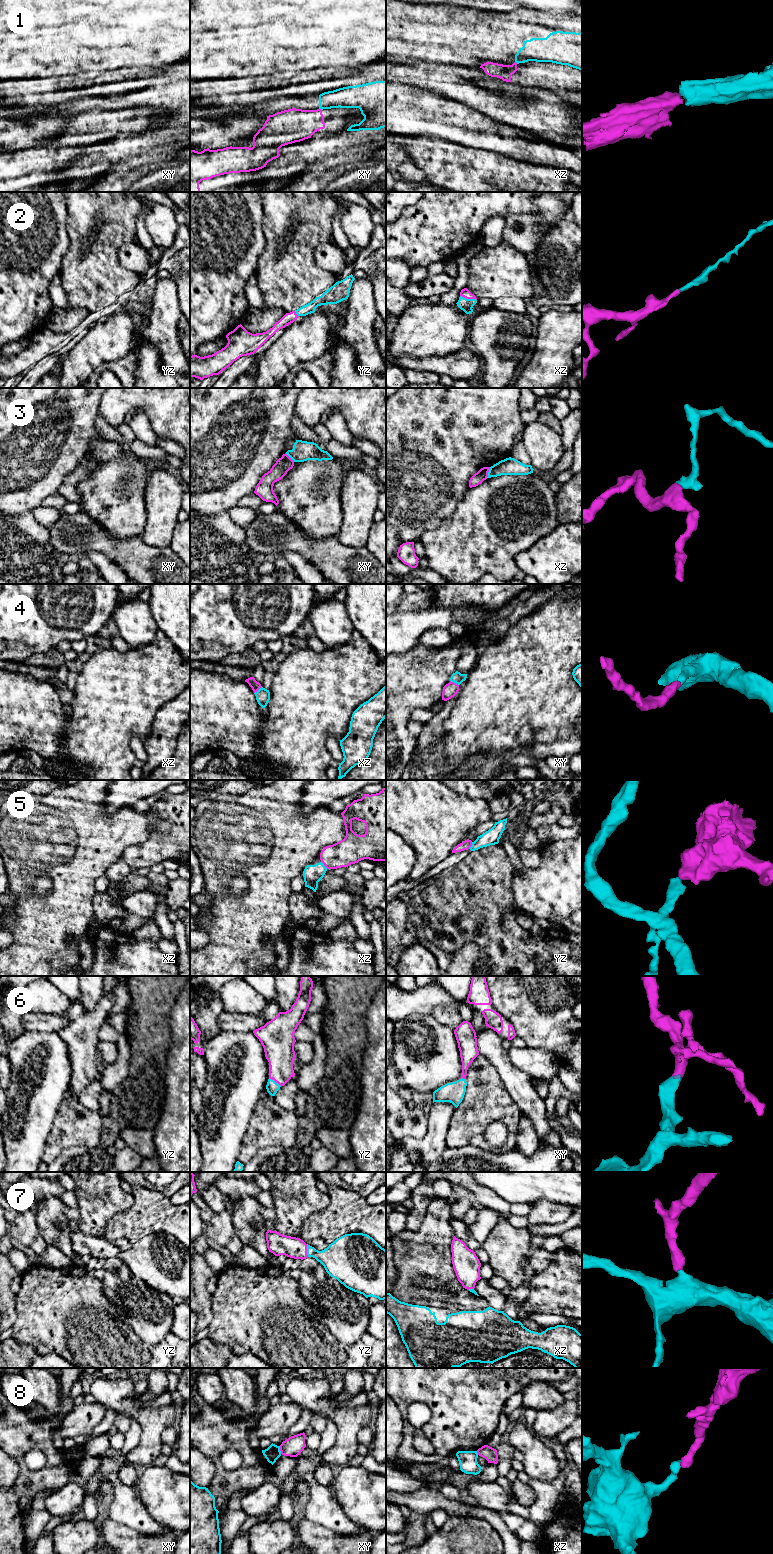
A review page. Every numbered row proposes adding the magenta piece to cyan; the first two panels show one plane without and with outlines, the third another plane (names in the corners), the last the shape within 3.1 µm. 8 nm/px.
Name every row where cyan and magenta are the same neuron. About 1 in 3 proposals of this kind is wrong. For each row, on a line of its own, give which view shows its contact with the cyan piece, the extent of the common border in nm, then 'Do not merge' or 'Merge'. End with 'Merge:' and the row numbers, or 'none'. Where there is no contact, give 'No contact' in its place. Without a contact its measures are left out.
1: Touches cyan in xy. Shared border 30 nm. Do not merge
2: Touches cyan in xz. Shared border 140 nm. Merge
3: Touches cyan in xz. Shared border 90 nm. Do not merge
4: Touches cyan in xy. Shared border 80 nm. Merge
5: Touches cyan in xz. Shared border 80 nm. Do not merge
6: Touches cyan in yz. Shared border 120 nm. Merge
7: Touches cyan in yz. Shared border 110 nm. Merge
8: Touches cyan in xy. Shared border 70 nm. Do not merge
Merge: 2, 4, 6, 7

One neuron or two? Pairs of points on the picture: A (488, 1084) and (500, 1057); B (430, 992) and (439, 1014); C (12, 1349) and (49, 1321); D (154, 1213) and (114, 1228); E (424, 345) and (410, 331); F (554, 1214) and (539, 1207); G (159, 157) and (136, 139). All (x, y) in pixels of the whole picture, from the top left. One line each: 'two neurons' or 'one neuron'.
A: two neurons
B: two neurons
C: two neurons
D: one neuron
E: one neuron
F: one neuron
G: two neurons

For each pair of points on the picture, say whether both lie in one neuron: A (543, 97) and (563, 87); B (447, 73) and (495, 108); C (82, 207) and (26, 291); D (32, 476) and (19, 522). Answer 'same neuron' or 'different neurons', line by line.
A: different neurons
B: same neuron
C: different neurons
D: different neurons

